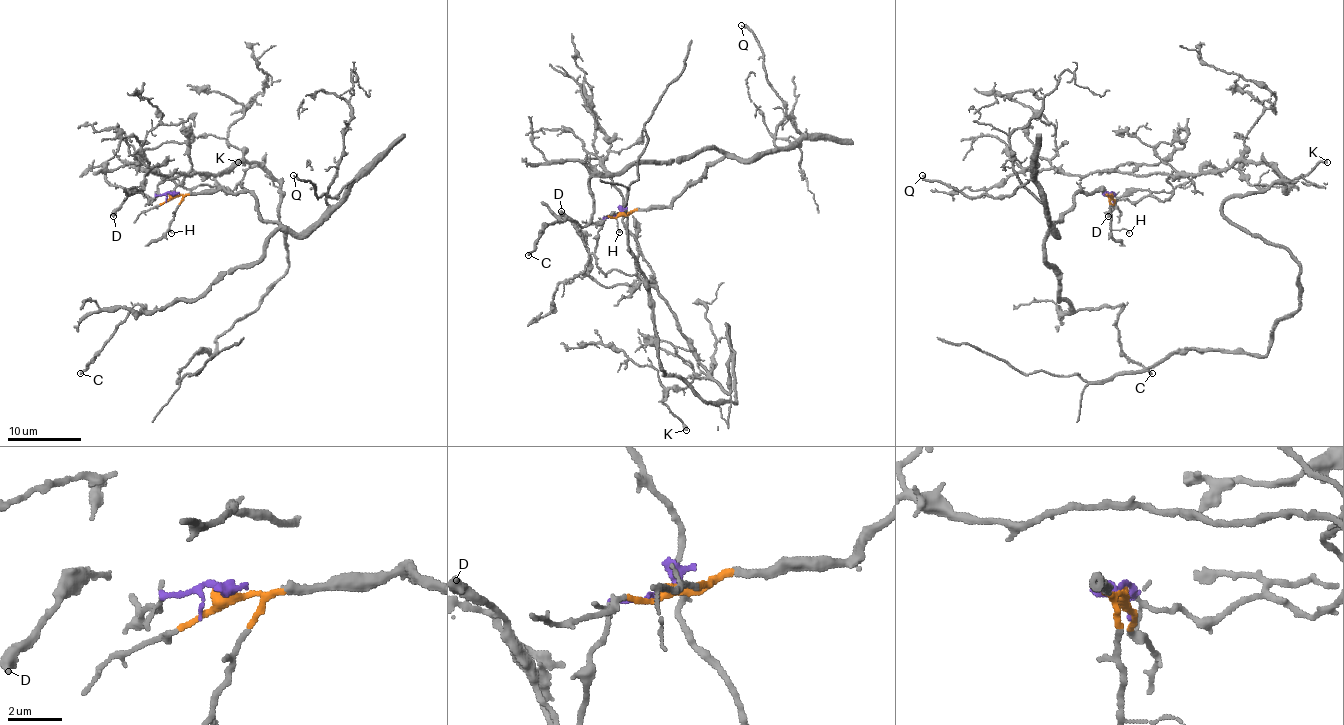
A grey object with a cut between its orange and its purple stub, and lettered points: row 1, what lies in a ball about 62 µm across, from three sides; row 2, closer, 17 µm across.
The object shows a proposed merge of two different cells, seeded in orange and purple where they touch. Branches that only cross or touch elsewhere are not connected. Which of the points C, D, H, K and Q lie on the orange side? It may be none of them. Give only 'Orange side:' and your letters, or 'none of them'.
Orange side: C, H, Q

